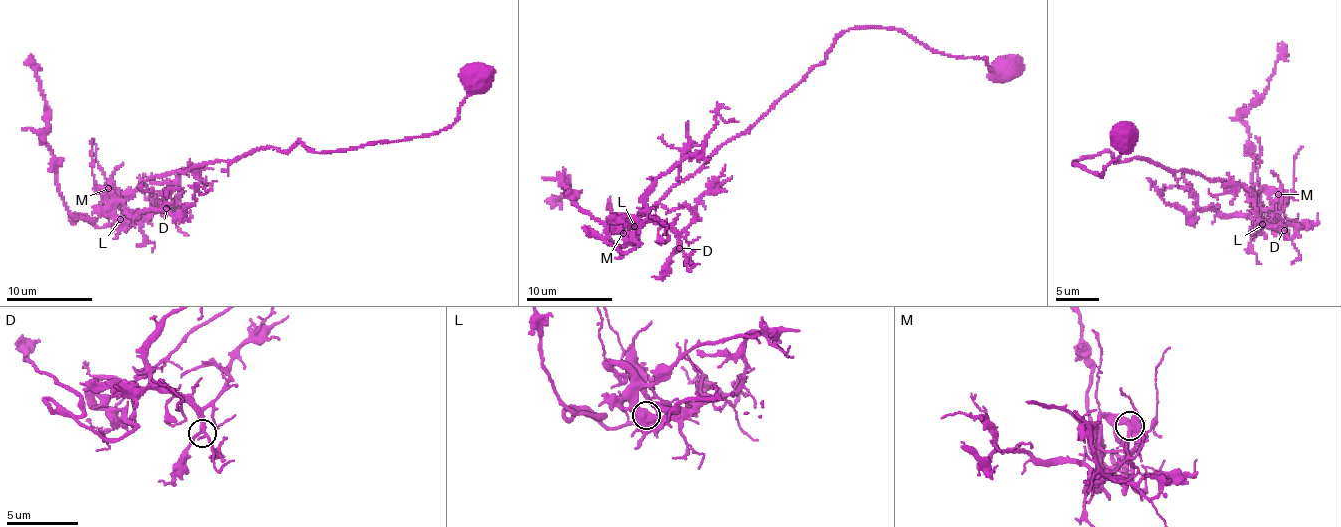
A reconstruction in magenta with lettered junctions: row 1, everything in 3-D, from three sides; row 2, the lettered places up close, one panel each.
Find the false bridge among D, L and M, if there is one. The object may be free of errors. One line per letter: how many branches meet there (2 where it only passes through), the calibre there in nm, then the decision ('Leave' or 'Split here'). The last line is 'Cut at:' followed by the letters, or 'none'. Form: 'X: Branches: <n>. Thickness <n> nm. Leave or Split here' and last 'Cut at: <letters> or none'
D: Branches: 4. Thickness 260 nm. Leave
L: Branches: 4. Thickness 500 nm. Leave
M: Branches: 4. Thickness 500 nm. Leave
Cut at: none

